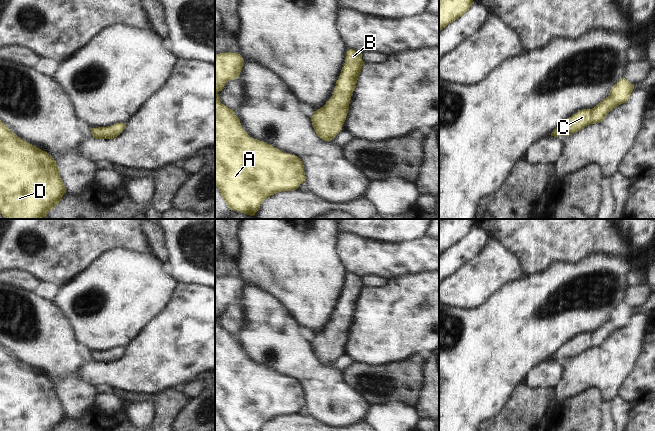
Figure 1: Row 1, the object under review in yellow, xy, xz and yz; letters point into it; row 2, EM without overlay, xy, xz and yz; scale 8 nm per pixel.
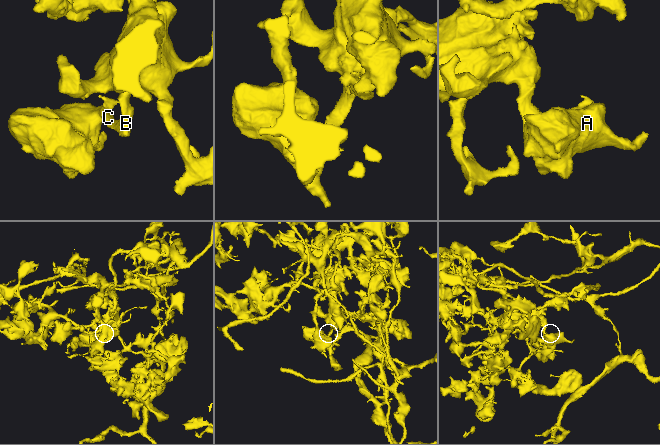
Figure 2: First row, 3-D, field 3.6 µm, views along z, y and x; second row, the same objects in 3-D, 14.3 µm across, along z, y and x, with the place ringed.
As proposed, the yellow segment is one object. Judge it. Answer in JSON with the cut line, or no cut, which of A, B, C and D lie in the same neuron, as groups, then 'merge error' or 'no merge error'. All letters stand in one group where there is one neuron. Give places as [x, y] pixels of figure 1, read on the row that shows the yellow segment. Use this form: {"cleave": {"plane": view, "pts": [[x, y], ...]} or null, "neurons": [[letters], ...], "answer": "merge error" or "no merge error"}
{"cleave": null, "neurons": [["A", "B", "C", "D"]], "answer": "no merge error"}

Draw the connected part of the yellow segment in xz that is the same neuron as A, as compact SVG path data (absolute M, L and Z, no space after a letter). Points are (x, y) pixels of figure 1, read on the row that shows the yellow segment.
M238 53L215 55L215 185L231 210L254 216L265 199L281 191L298 189L300 184L305 182L306 176L300 158L250 137L234 111L220 102L218 92L224 88L226 82L238 78L243 66L244 59Z

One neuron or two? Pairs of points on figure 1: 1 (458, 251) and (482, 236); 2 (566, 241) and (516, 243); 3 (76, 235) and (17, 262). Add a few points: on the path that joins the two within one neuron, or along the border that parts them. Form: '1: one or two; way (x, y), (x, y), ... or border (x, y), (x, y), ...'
1: one; way (464, 250), (476, 240)
2: one; way (554, 241), (528, 241)
3: one; way (61, 235), (44, 251), (32, 257)

